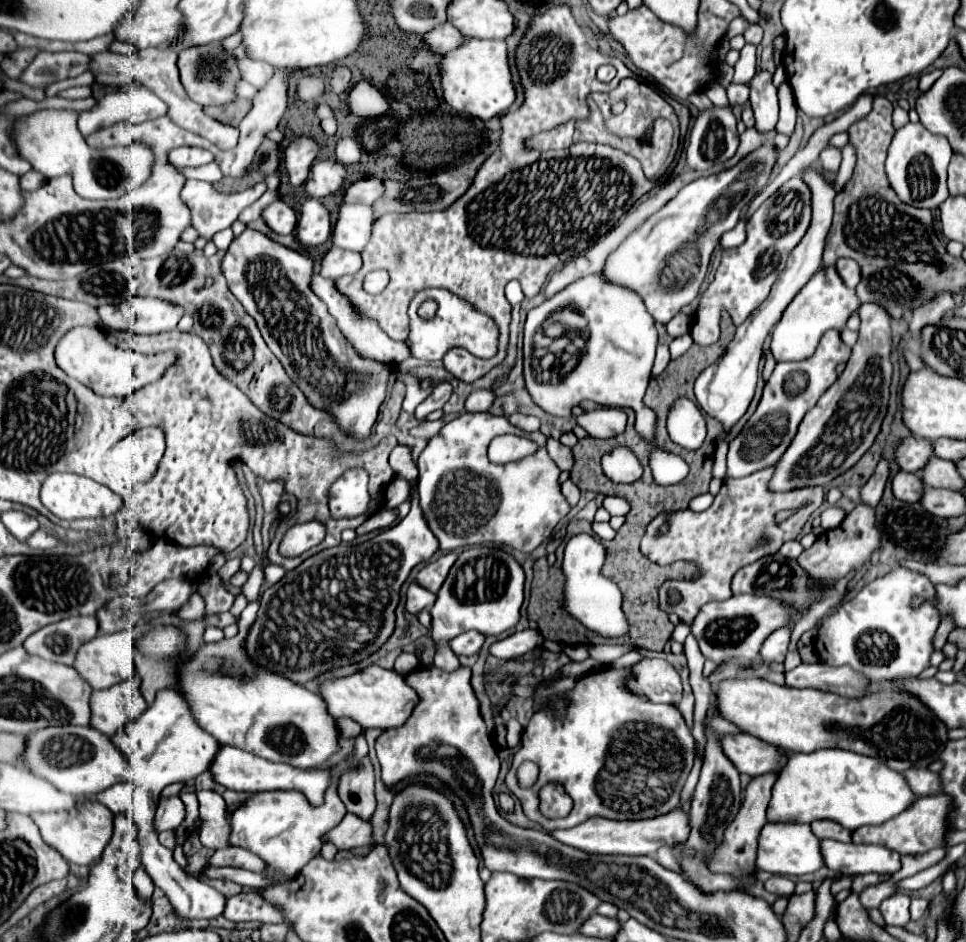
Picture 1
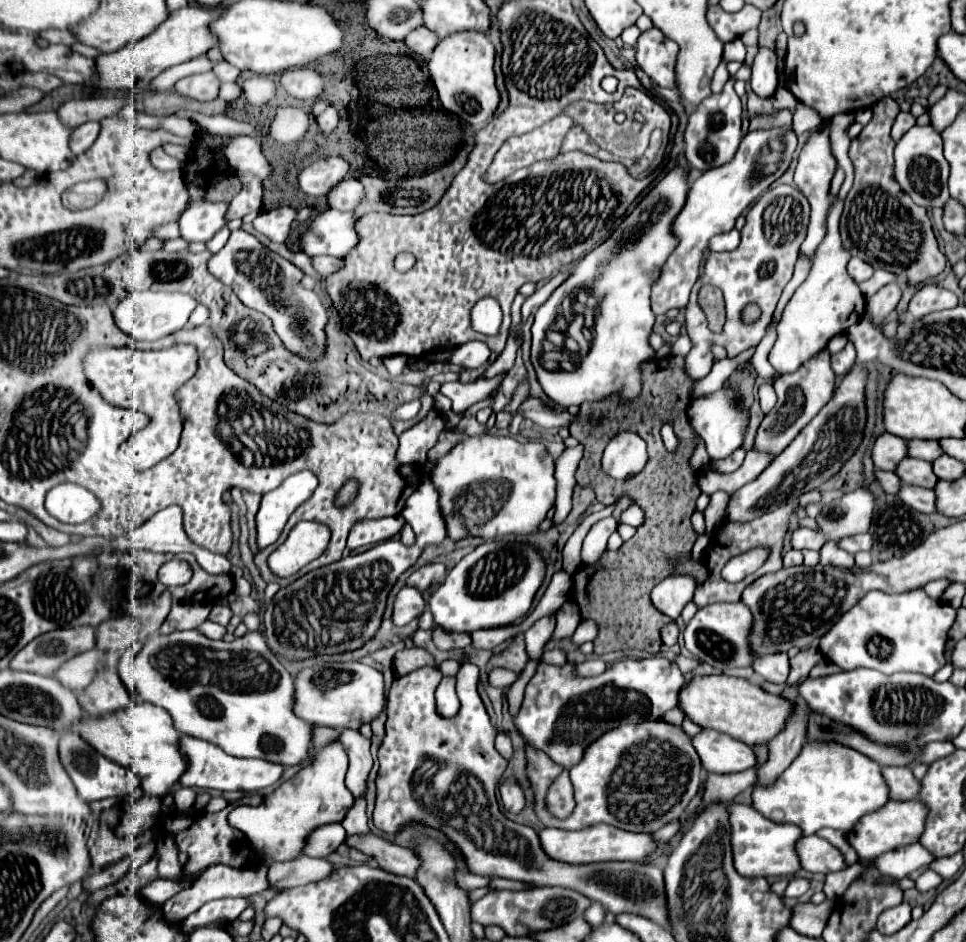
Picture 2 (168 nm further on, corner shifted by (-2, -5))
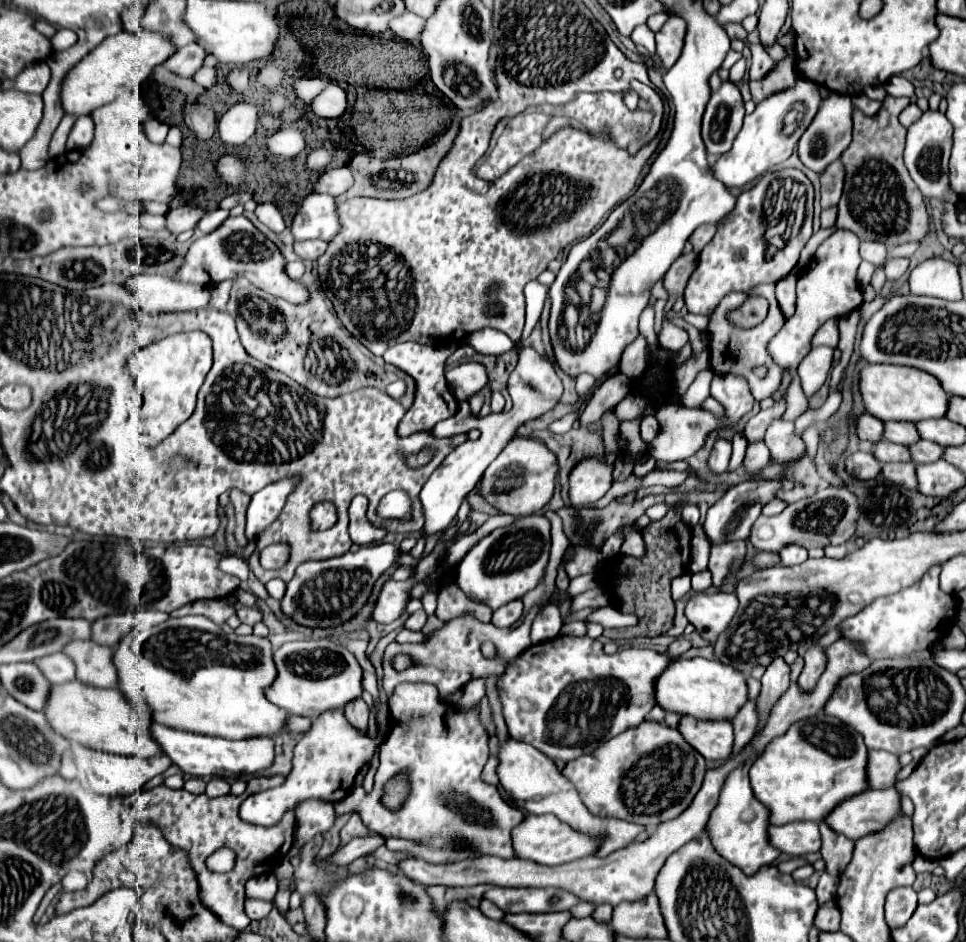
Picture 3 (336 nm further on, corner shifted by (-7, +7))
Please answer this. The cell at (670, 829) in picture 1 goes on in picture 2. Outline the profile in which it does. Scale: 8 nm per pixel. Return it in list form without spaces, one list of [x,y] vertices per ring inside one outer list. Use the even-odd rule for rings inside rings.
[[[593,824],[583,830],[557,830],[557,828],[543,828],[539,832],[543,850],[553,856],[555,860],[571,862],[571,864],[589,864],[589,862],[609,862],[609,860],[645,860],[653,848],[659,848],[659,842],[653,834],[637,834],[625,832],[621,828],[613,828],[609,824]]]

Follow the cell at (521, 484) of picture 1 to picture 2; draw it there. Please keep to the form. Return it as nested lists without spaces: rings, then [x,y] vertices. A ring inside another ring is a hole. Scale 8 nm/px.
[[[483,432],[483,434],[475,434],[475,436],[465,436],[463,440],[459,440],[447,454],[443,454],[441,458],[437,458],[433,470],[431,470],[431,482],[433,486],[437,488],[439,492],[439,506],[441,506],[441,514],[443,514],[443,520],[445,520],[445,526],[447,526],[447,536],[457,542],[457,540],[463,540],[467,536],[477,536],[477,538],[497,538],[497,536],[509,536],[509,534],[515,534],[515,536],[529,536],[529,534],[537,534],[539,532],[539,524],[545,520],[549,508],[553,506],[555,502],[555,476],[553,476],[555,468],[553,468],[553,456],[547,452],[545,444],[539,442],[539,440],[529,440],[529,442],[519,442],[515,440],[513,436],[501,436],[501,434],[489,434],[489,432]]]

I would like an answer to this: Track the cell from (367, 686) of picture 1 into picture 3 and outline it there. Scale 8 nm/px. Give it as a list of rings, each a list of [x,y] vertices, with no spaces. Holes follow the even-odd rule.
[[[332,640],[286,642],[274,652],[274,664],[278,676],[274,684],[266,688],[266,698],[288,714],[314,720],[328,708],[344,708],[362,694],[362,668],[346,648]]]

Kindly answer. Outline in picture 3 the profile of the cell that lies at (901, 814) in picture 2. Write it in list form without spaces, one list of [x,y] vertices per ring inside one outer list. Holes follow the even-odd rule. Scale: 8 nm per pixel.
[[[896,788],[866,790],[862,796],[854,796],[840,804],[826,816],[826,824],[850,840],[858,840],[866,834],[882,830],[900,812],[900,794]]]

